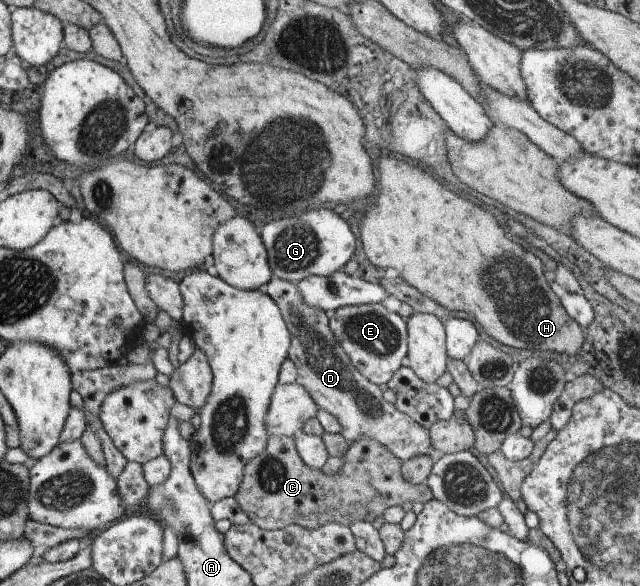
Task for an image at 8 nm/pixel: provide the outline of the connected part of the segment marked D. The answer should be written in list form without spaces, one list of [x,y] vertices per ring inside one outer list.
[[[273,276],[260,288],[271,296],[282,311],[289,325],[293,342],[290,348],[291,360],[297,368],[297,381],[310,392],[318,408],[333,414],[341,424],[341,434],[350,444],[359,438],[373,438],[386,445],[399,460],[409,460],[415,456],[430,456],[434,451],[430,430],[417,424],[413,418],[403,414],[397,407],[383,398],[383,392],[368,381],[351,364],[349,355],[336,341],[330,328],[330,319],[319,308],[307,304],[295,283]]]

